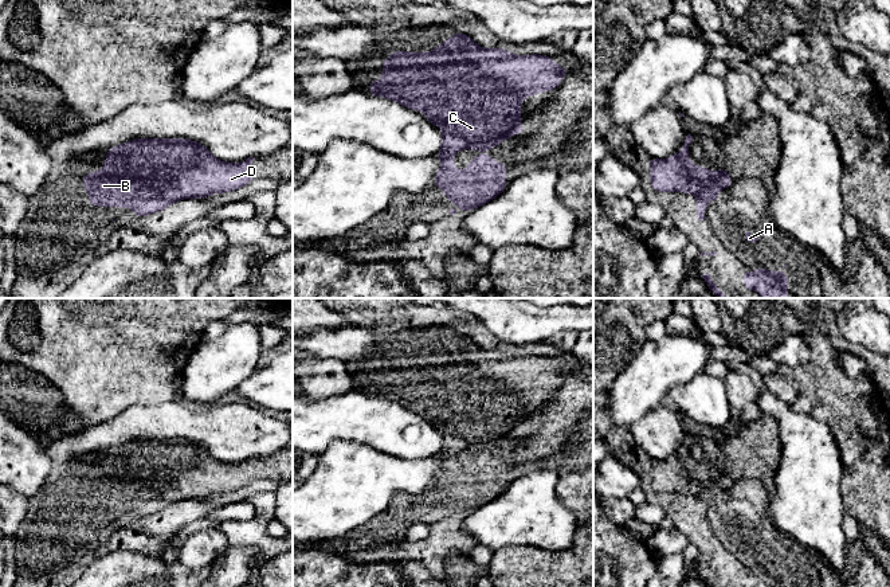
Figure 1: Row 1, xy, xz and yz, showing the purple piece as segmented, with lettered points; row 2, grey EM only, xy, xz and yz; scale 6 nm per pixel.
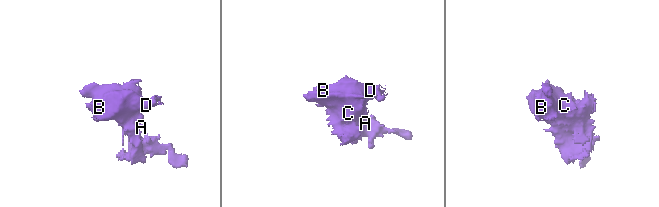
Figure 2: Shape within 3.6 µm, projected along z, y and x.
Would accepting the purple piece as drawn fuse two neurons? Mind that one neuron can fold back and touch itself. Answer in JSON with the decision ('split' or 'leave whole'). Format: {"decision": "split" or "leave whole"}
{"decision": "leave whole"}

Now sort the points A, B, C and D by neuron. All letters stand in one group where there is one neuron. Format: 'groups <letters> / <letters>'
groups A B C D

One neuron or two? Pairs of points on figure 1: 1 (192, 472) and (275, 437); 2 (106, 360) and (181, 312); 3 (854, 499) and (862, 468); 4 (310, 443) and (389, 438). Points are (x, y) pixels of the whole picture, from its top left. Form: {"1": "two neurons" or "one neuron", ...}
{"1": "two neurons", "2": "one neuron", "3": "one neuron", "4": "one neuron"}

